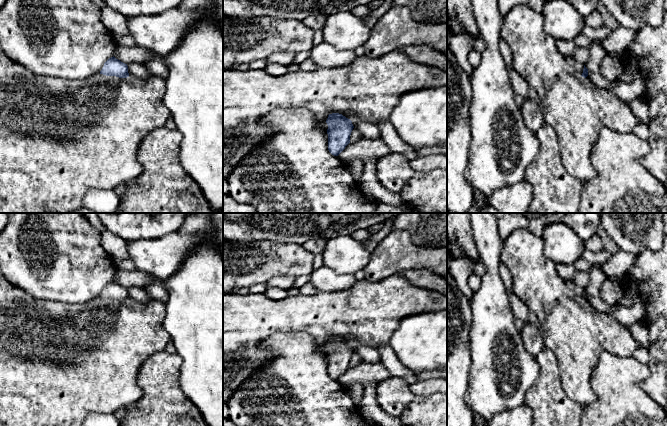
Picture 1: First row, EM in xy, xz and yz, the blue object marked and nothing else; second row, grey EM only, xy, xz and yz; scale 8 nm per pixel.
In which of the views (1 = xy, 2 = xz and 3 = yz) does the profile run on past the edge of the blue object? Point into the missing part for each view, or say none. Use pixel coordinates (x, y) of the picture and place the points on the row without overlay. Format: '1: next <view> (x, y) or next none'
1: next none
2: next none
3: next none

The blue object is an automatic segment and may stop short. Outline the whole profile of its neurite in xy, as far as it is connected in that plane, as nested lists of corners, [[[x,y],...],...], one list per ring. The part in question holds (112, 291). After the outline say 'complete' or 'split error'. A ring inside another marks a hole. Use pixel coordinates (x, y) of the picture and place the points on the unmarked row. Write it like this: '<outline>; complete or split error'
[[[114,280],[109,282],[104,287],[102,294],[100,295],[100,298],[106,299],[106,300],[116,300],[119,302],[129,301],[127,288],[116,283]]]; complete

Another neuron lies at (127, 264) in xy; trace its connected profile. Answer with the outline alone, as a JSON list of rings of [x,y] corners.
[[[125,259],[122,262],[120,262],[119,264],[117,264],[117,267],[126,270],[126,271],[133,271],[135,269],[137,269],[136,264],[130,259]]]

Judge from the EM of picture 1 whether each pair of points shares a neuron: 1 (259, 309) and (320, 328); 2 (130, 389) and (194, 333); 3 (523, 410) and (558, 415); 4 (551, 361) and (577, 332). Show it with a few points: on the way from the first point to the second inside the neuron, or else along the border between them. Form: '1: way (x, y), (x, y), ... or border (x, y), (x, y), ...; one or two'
1: way (274, 315), (305, 315); one
2: border (165, 316), (163, 327), (171, 339); two
3: border (524, 403), (534, 415); two
4: border (545, 346), (557, 360), (561, 380); two

